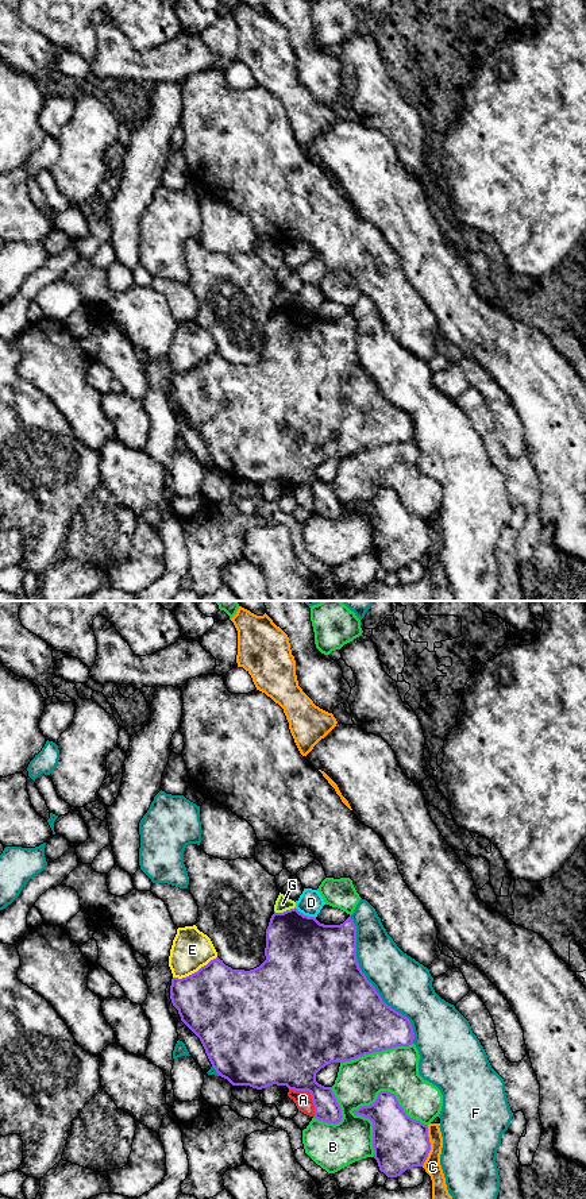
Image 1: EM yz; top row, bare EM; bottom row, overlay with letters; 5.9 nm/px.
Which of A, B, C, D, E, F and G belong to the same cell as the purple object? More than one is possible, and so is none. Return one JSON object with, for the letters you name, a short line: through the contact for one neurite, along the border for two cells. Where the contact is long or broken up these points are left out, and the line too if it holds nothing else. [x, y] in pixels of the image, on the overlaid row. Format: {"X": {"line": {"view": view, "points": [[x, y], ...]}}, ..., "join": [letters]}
{"join": []}

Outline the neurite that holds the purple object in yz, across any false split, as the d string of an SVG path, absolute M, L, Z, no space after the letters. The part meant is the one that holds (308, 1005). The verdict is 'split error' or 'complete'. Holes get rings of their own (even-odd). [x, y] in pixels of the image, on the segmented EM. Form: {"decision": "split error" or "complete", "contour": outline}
{"decision": "complete", "contour": "M296 907L284 913L274 911L266 929L265 956L266 960L250 971L232 969L216 957L186 978L173 978L171 1003L181 1021L200 1038L212 1067L232 1086L262 1090L277 1084L308 1091L312 1095L315 1118L339 1123L343 1115L332 1087L319 1084L316 1073L331 1063L346 1063L365 1055L412 1045L412 1023L382 1001L359 968L356 926L351 917L340 925L324 925Z"}

